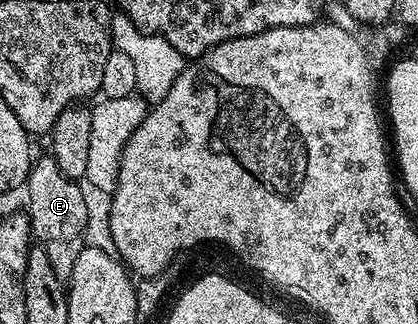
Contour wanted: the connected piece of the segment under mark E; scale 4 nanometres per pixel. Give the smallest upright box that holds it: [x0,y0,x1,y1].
[27,156,88,280]

